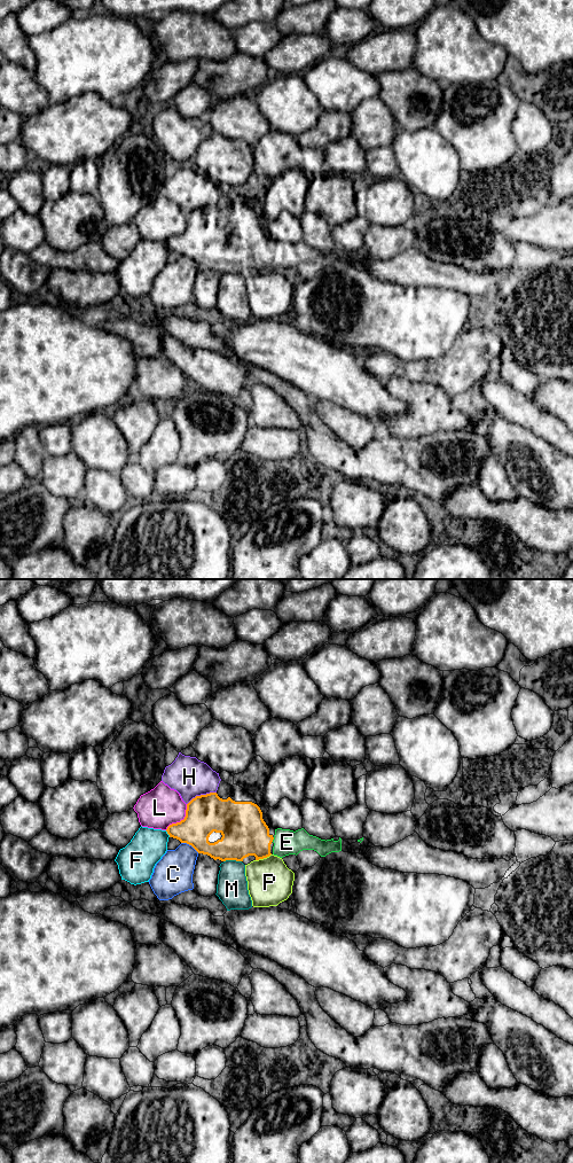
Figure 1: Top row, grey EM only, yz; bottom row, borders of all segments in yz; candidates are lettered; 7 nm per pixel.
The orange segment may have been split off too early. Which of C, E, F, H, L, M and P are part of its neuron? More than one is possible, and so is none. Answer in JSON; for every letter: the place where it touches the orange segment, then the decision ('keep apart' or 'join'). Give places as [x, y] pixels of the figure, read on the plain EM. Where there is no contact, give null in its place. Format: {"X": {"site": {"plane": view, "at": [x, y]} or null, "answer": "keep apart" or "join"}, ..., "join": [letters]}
{"C": {"site": {"plane": "yz", "at": [190, 257]}, "answer": "keep apart"}, "E": {"site": {"plane": "yz", "at": [273, 251]}, "answer": "join"}, "F": {"site": {"plane": "yz", "at": [167, 246]}, "answer": "keep apart"}, "H": {"site": {"plane": "yz", "at": [201, 208]}, "answer": "keep apart"}, "L": {"site": {"plane": "yz", "at": [181, 233]}, "answer": "keep apart"}, "M": {"site": {"plane": "yz", "at": [232, 272]}, "answer": "keep apart"}, "P": {"site": {"plane": "yz", "at": [263, 271]}, "answer": "keep apart"}, "join": ["E"]}

